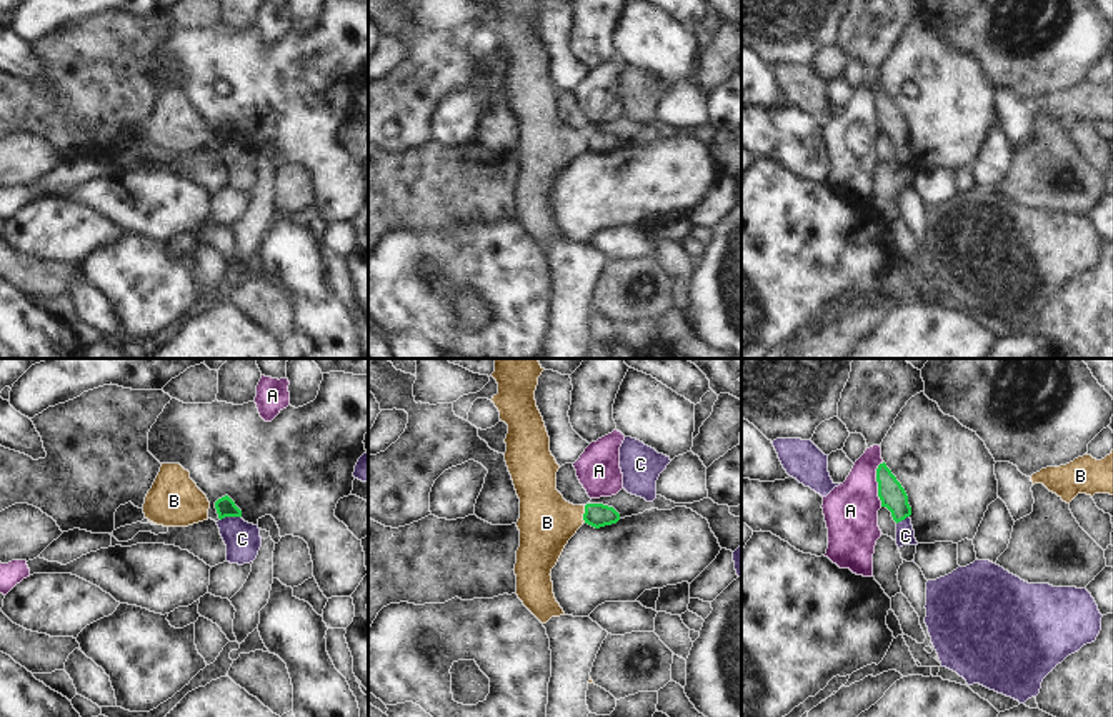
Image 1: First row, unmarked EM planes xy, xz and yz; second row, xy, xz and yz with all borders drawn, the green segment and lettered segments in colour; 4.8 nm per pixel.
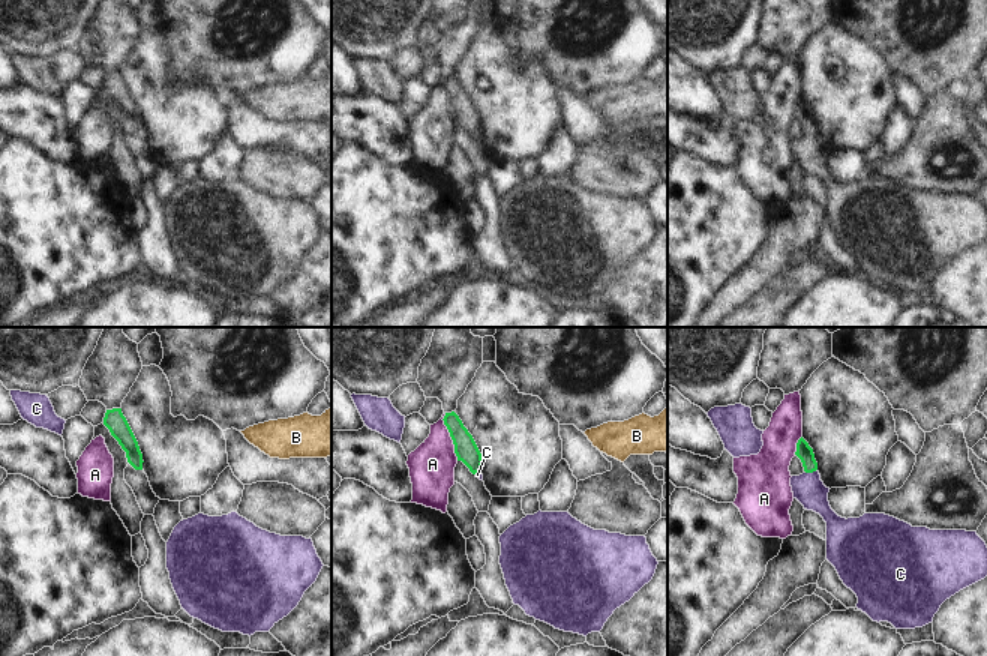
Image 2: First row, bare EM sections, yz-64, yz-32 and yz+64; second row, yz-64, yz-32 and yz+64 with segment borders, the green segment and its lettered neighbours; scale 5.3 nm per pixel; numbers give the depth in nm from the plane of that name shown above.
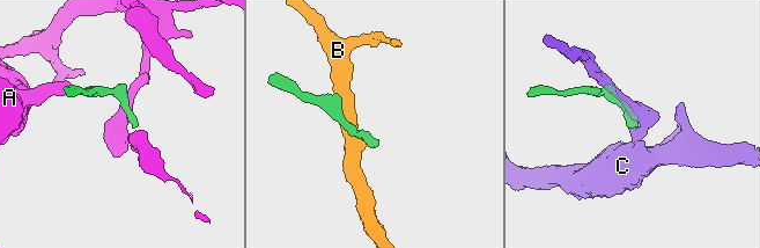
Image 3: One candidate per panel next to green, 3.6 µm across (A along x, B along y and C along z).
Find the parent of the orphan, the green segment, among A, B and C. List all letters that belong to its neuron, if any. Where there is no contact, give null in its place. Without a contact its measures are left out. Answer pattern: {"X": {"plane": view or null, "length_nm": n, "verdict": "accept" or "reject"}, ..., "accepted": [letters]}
{"A": {"plane": "yz", "length_nm": 220, "verdict": "reject"}, "B": {"plane": "xz", "length_nm": 80, "verdict": "reject"}, "C": {"plane": "xy", "length_nm": 110, "verdict": "accept"}, "accepted": ["C"]}

